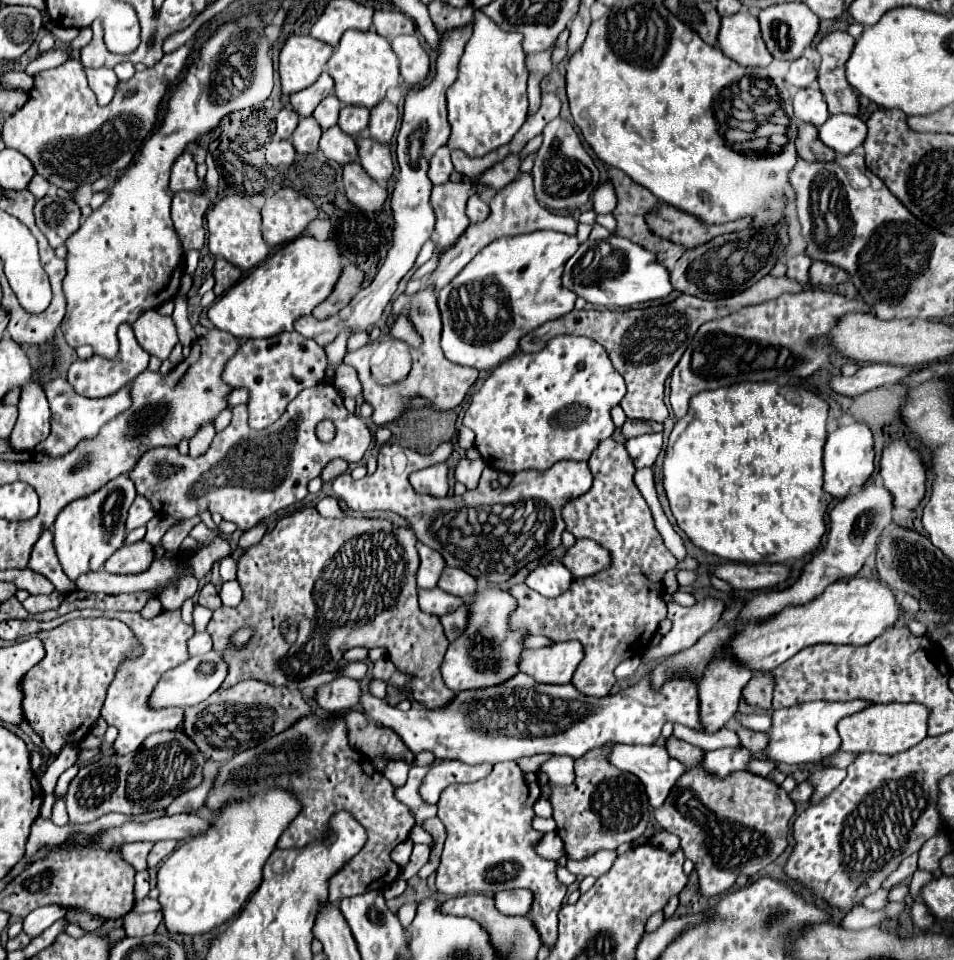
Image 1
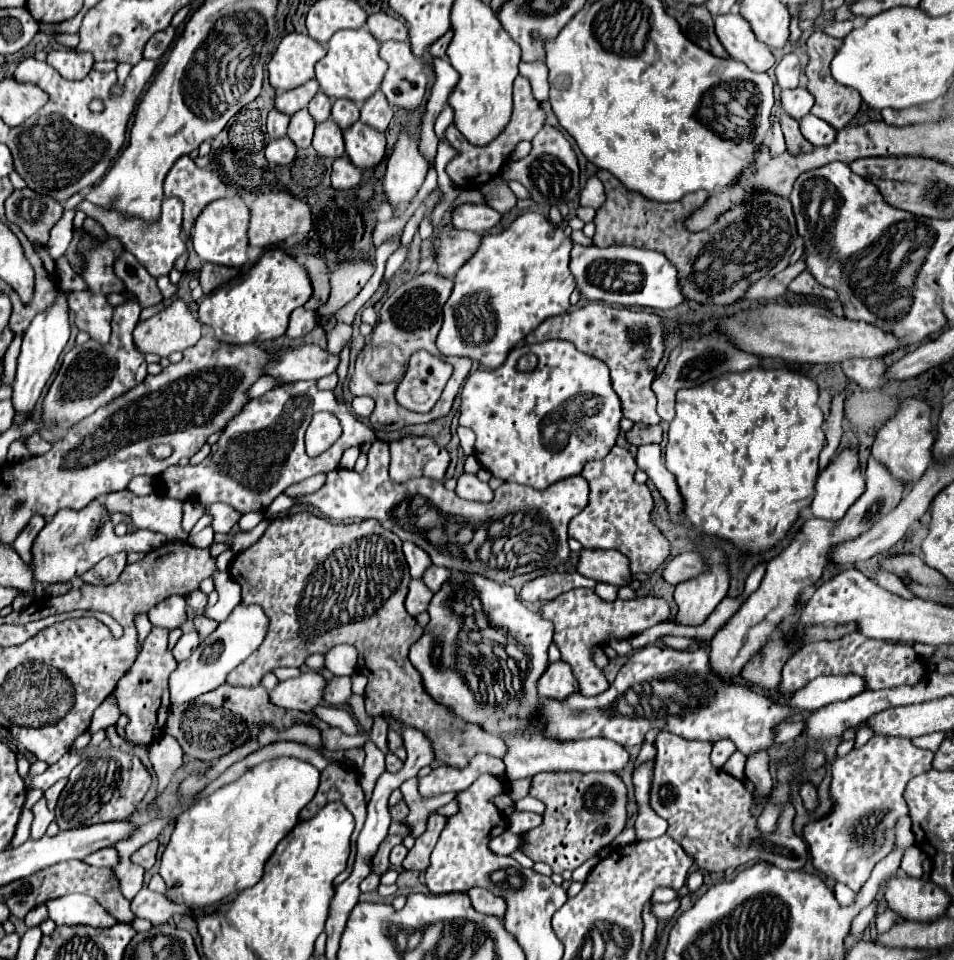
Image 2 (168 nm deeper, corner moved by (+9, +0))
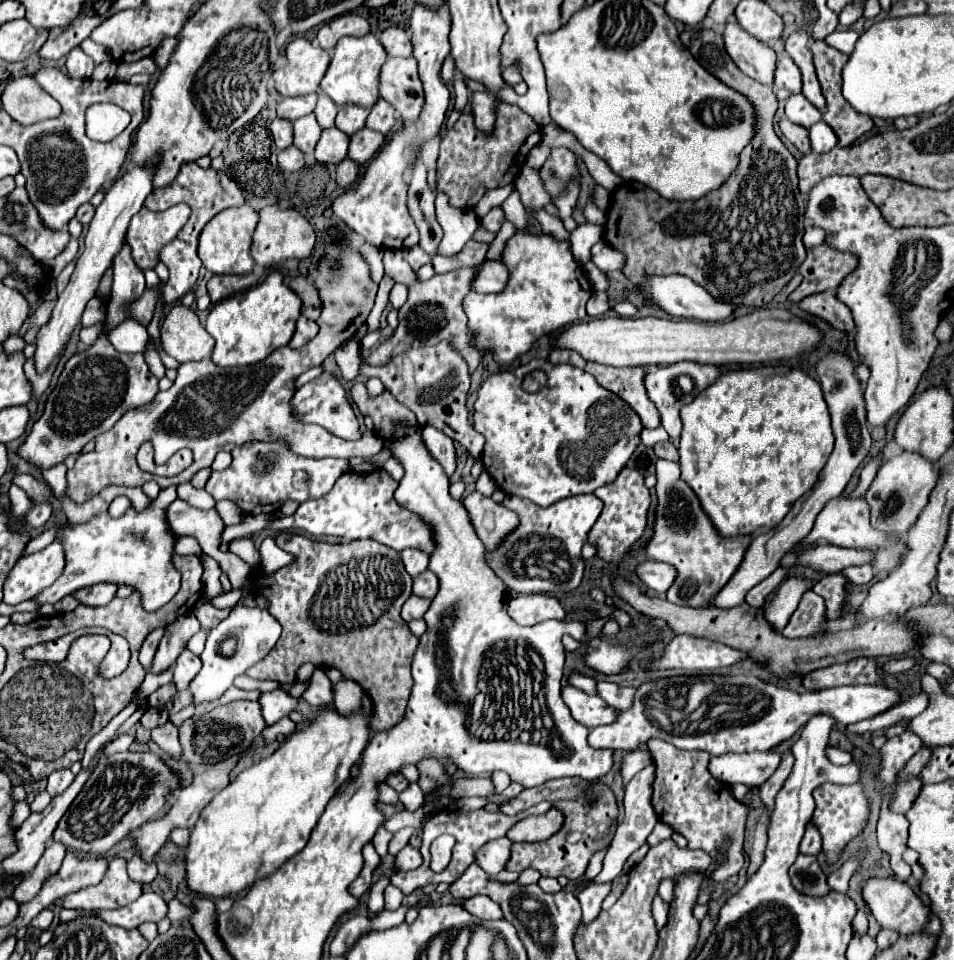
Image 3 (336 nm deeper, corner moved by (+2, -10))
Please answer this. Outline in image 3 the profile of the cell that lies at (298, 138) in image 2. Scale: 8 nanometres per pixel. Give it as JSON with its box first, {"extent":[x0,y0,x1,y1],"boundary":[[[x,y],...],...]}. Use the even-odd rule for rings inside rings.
{"extent":[293,115,321,155],"boundary":[[[305,115],[293,121],[293,135],[295,135],[295,147],[299,147],[305,155],[313,155],[321,135],[321,127],[317,125],[317,119],[313,115]]]}

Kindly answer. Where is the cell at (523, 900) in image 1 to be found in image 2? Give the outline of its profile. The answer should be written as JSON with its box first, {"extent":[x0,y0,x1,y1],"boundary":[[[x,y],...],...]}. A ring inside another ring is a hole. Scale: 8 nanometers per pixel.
{"extent":[468,887,506,919],"boundary":[[[478,887],[470,889],[468,895],[470,895],[470,901],[476,907],[476,911],[480,911],[484,915],[498,915],[500,919],[504,917],[506,899],[502,899],[500,895],[494,895],[494,893],[490,893],[486,889],[478,889]]]}

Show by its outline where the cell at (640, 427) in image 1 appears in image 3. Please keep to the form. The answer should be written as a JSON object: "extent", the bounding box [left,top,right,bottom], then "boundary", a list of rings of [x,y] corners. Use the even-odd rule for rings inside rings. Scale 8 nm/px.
{"extent":[655,441,679,461],"boundary":[[[671,441],[657,443],[657,445],[655,445],[655,455],[657,455],[659,459],[667,459],[667,461],[679,461],[677,447],[675,447]]]}

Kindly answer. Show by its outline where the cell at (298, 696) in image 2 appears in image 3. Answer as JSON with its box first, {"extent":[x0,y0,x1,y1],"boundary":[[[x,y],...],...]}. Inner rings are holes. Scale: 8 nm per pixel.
{"extent":[259,689,297,725],"boundary":[[[275,689],[275,691],[269,691],[269,693],[261,693],[259,705],[261,705],[261,715],[263,715],[265,723],[273,725],[281,717],[287,717],[295,709],[297,701],[293,697],[289,697],[285,691]]]}

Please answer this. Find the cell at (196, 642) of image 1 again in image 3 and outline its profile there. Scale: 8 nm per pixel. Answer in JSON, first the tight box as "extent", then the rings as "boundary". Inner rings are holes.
{"extent":[173,649,201,691],"boundary":[[[183,649],[183,653],[177,657],[177,663],[173,667],[175,673],[173,679],[177,683],[177,691],[185,691],[199,671],[201,671],[201,659],[193,655],[189,649]]]}

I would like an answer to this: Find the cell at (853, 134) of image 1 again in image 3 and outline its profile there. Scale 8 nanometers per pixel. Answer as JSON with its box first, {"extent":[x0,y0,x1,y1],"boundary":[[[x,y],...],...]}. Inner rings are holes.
{"extent":[809,121,837,153],"boundary":[[[819,121],[809,129],[809,141],[811,141],[811,151],[813,153],[831,151],[837,145],[837,137],[825,121]]]}

